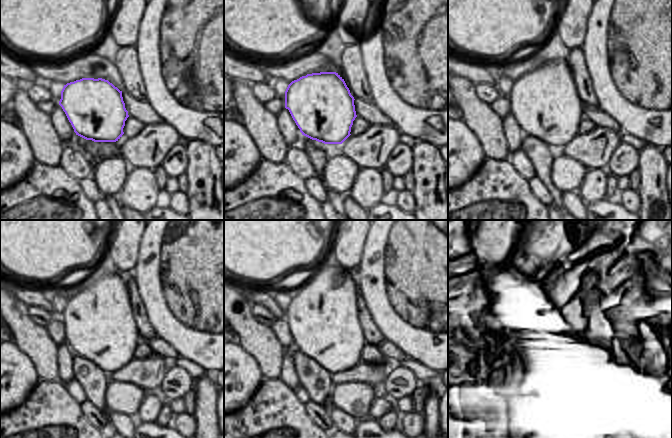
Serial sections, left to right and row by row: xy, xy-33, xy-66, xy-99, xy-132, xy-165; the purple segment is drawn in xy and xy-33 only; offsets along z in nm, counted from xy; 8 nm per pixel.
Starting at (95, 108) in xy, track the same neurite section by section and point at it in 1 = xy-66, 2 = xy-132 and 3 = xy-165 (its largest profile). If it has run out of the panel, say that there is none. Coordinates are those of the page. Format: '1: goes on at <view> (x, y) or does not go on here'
1: goes on at xy-66 (545, 102)
2: goes on at xy-132 (323, 314)
3: goes on at xy-165 (549, 310)

